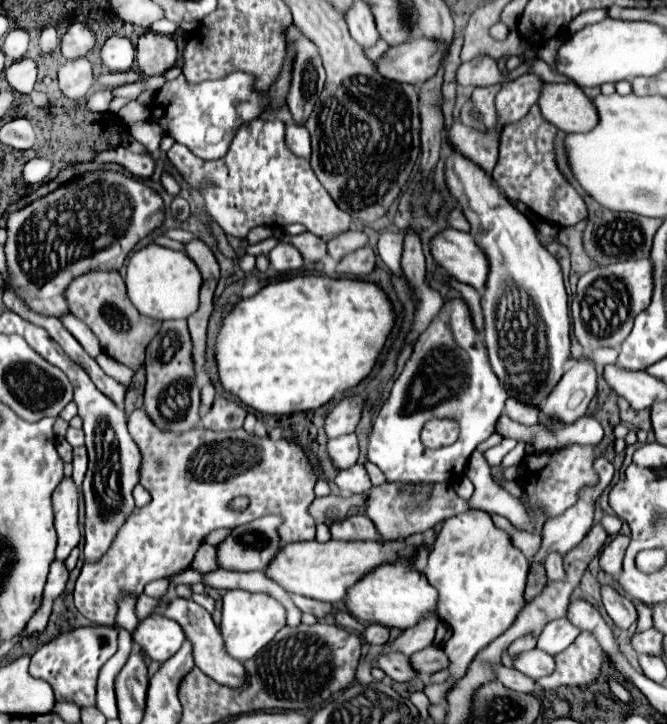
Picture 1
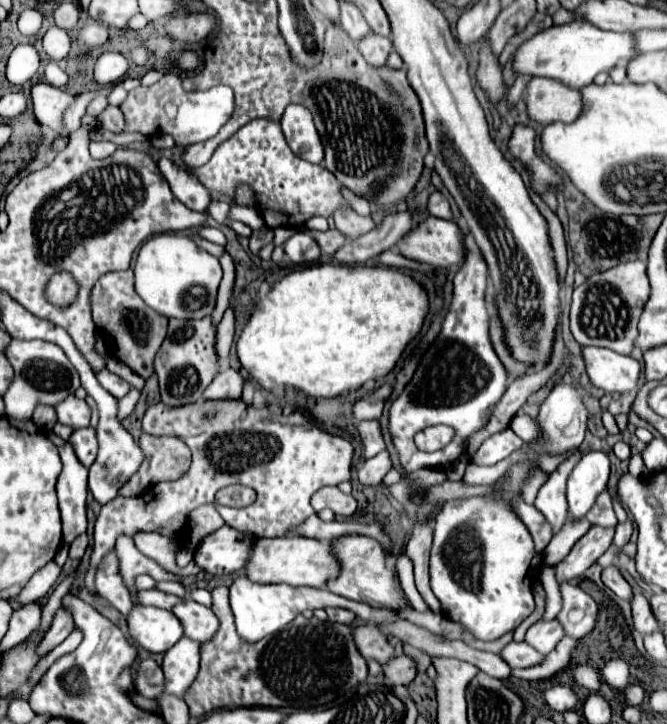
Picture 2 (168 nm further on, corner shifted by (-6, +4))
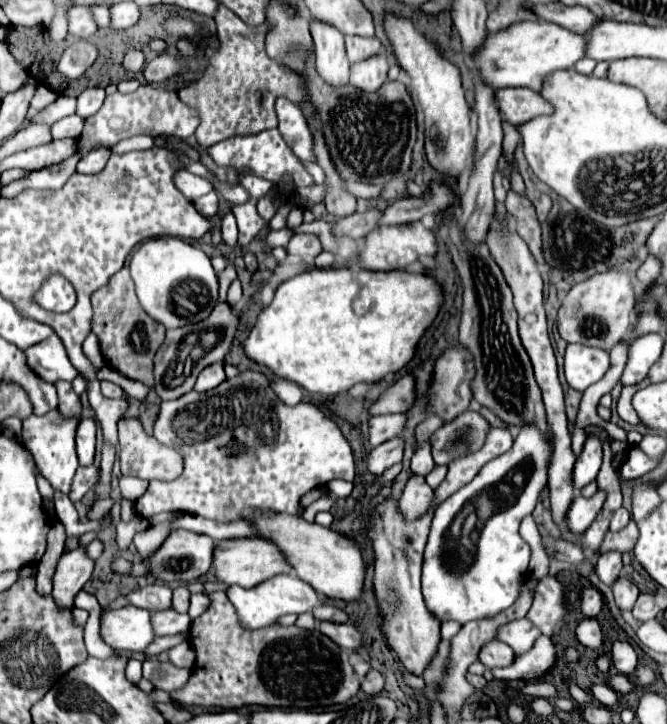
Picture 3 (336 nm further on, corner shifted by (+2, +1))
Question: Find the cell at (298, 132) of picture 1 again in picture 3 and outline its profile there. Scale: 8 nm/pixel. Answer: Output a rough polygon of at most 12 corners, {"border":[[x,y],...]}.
{"border":[[275,101],[279,131],[299,159],[313,161],[313,135],[301,109]]}

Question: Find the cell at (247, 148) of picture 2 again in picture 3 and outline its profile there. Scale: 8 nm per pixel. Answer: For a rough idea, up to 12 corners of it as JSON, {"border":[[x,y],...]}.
{"border":[[277,129],[231,137],[209,149],[217,165],[295,187],[313,177]]}

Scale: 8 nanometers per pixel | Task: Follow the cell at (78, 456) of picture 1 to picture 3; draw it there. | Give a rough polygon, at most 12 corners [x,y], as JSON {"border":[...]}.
{"border":[[81,419],[77,427],[79,465],[91,465],[97,421]]}

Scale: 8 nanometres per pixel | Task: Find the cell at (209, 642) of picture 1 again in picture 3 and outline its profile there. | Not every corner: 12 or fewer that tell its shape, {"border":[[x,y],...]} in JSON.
{"border":[[177,611],[151,613],[155,635],[187,633],[191,619]]}

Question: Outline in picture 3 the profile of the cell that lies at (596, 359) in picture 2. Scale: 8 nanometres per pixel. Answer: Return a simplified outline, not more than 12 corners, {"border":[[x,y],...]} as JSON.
{"border":[[569,343],[565,379],[585,391],[609,369],[609,353]]}

